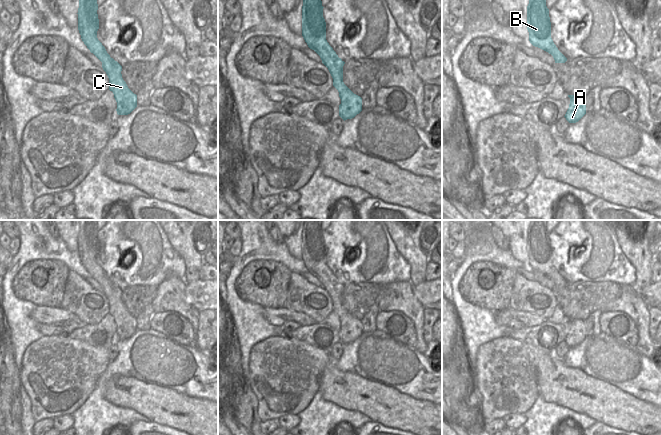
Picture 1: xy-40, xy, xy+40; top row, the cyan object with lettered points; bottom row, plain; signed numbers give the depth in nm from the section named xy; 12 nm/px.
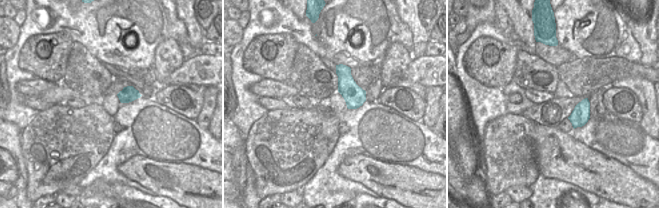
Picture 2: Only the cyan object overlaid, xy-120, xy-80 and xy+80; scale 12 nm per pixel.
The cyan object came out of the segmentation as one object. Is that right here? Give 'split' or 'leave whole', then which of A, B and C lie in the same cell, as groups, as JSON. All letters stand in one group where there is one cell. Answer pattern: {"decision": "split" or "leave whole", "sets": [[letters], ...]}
{"decision": "leave whole", "sets": [["A", "B", "C"]]}

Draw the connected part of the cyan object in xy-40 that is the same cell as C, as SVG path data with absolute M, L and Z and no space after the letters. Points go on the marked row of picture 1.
M79 0L78 30L87 48L101 62L109 78L109 90L117 102L117 114L128 115L137 107L137 95L134 94L122 78L122 66L107 53L97 38L99 29L97 0Z

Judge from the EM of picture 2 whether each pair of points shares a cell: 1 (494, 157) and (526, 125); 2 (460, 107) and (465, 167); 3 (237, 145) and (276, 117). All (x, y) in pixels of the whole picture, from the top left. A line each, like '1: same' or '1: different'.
1: same
2: same
3: different

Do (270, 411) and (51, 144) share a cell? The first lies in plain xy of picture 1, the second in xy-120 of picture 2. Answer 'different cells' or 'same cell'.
same cell

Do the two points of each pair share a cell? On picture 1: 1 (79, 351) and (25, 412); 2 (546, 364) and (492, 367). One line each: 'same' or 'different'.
1: different
2: different

